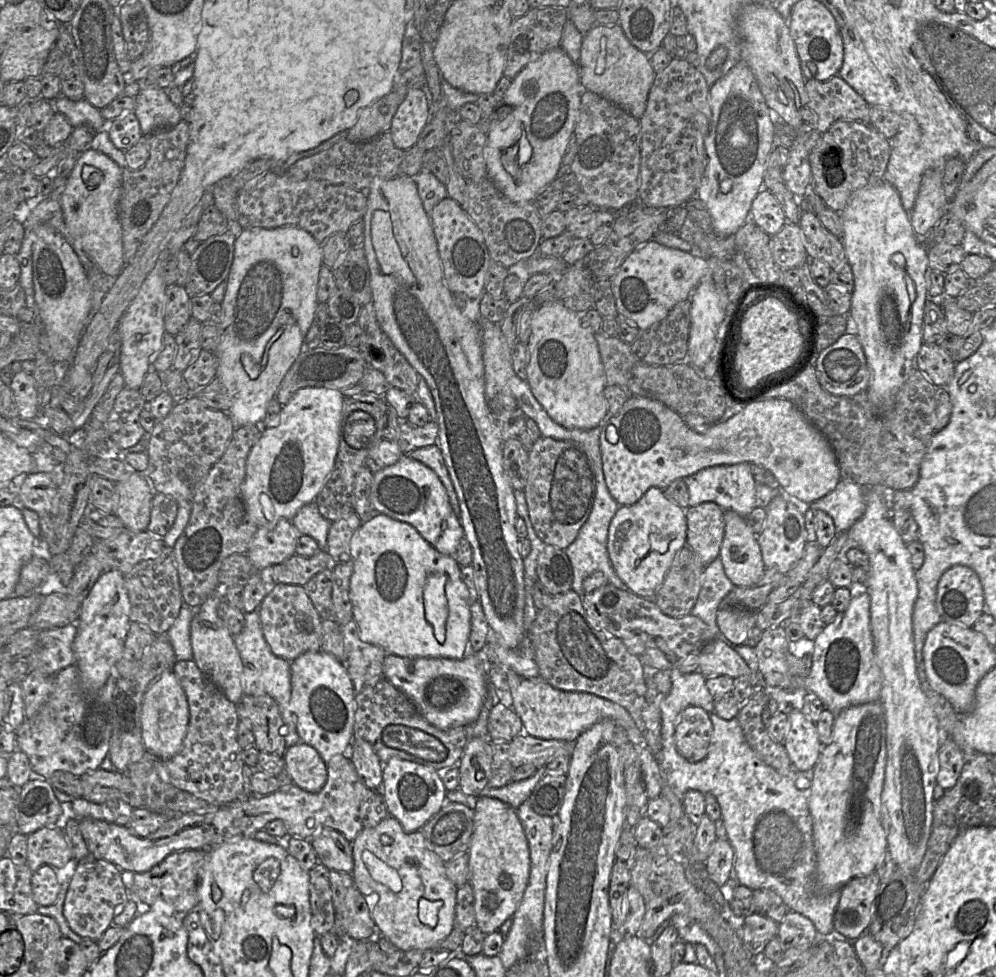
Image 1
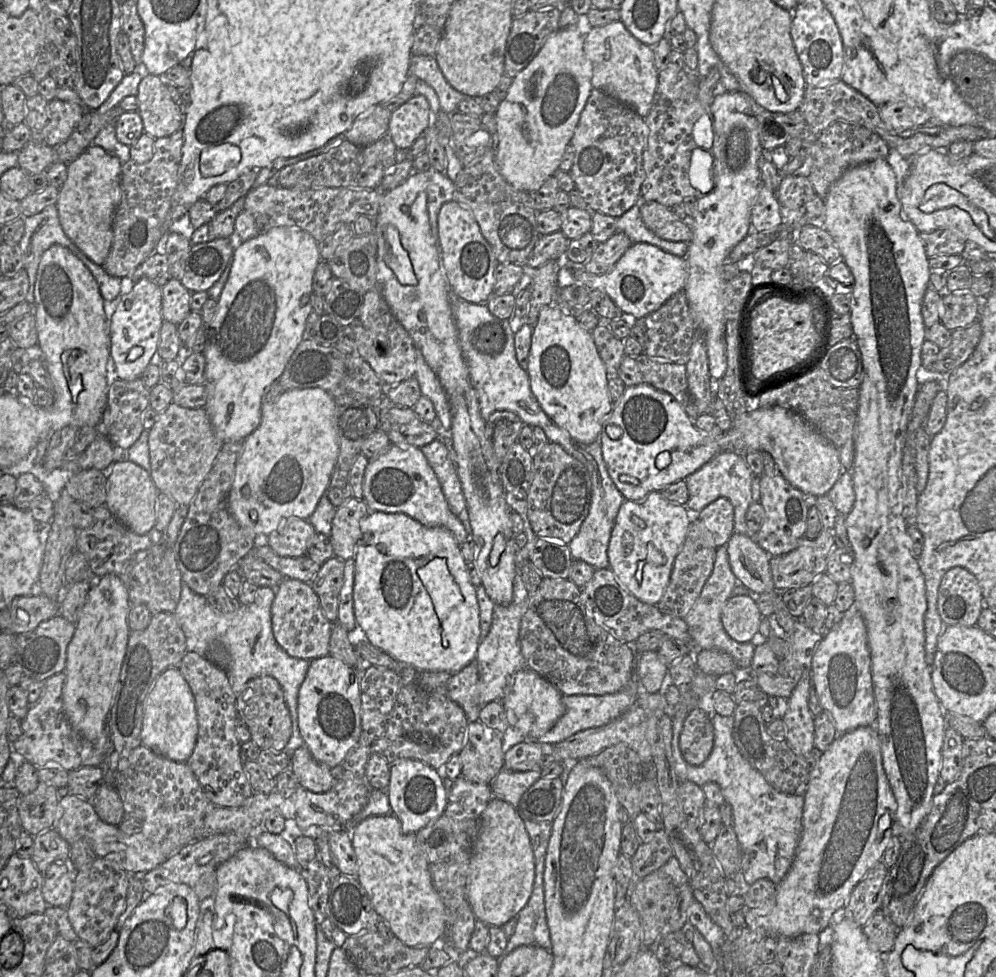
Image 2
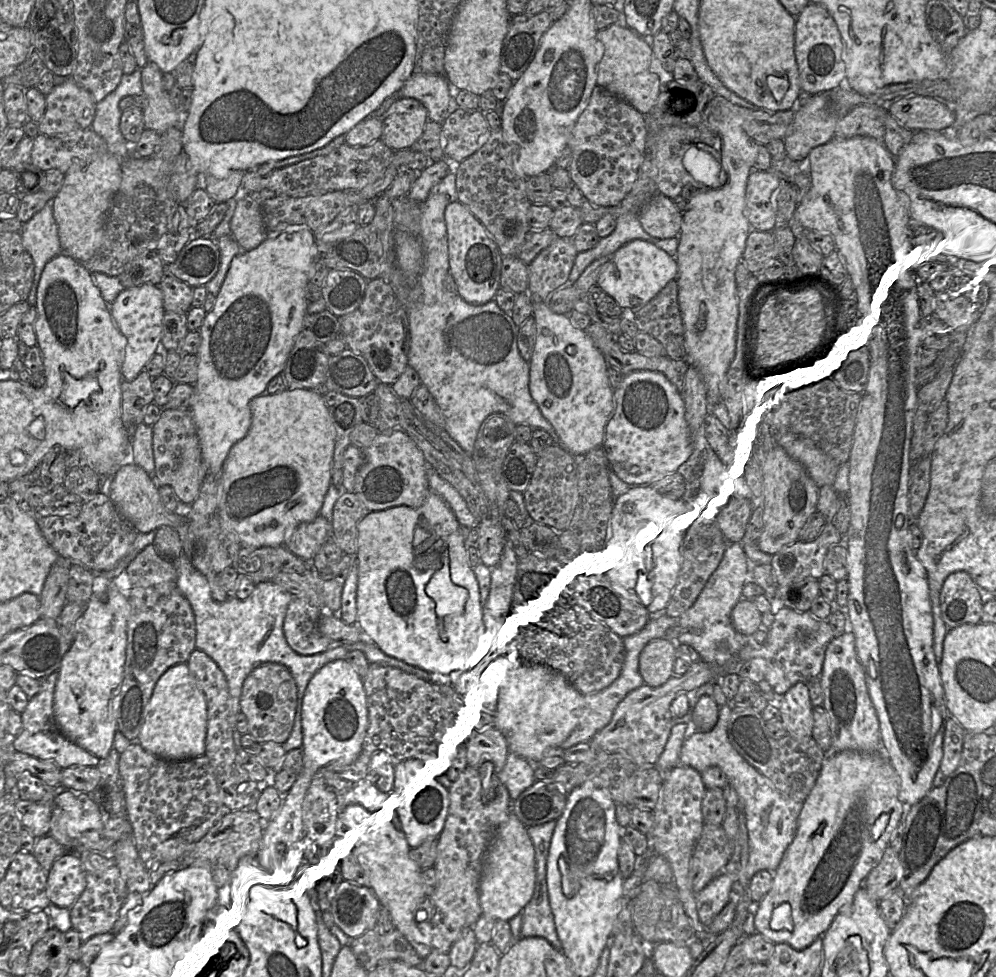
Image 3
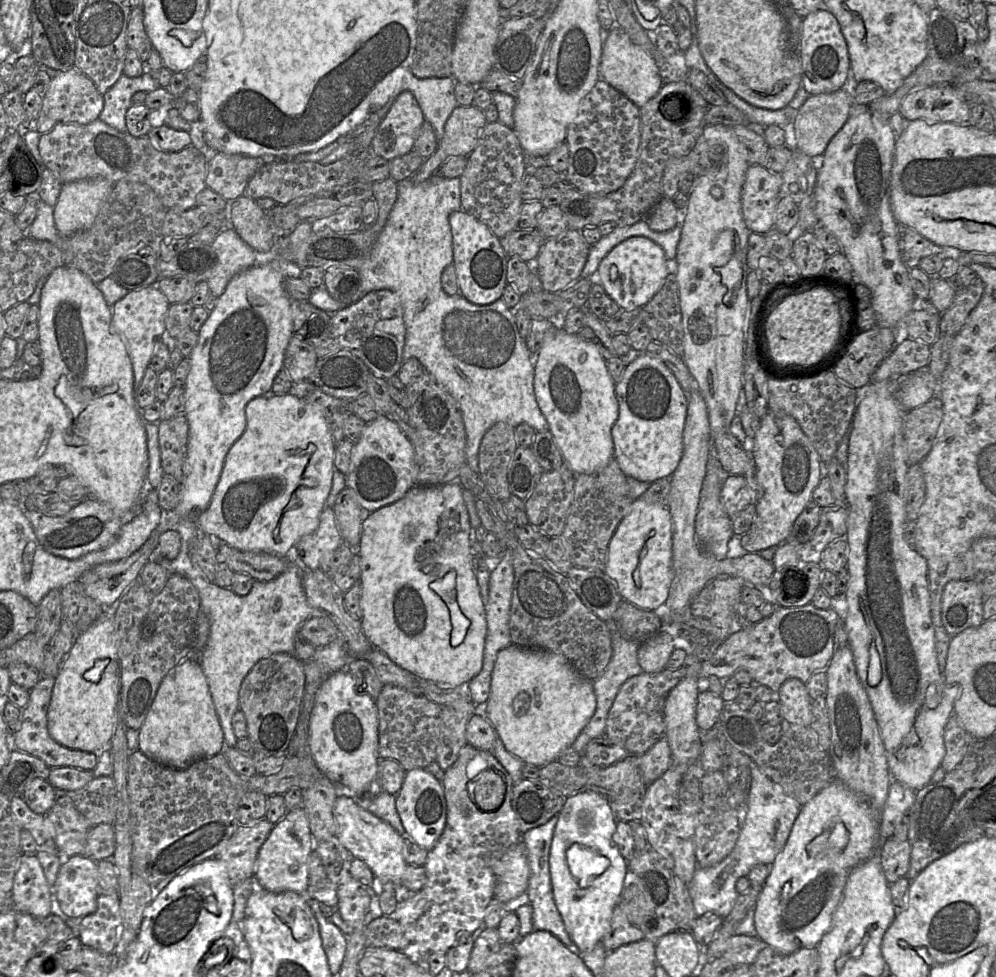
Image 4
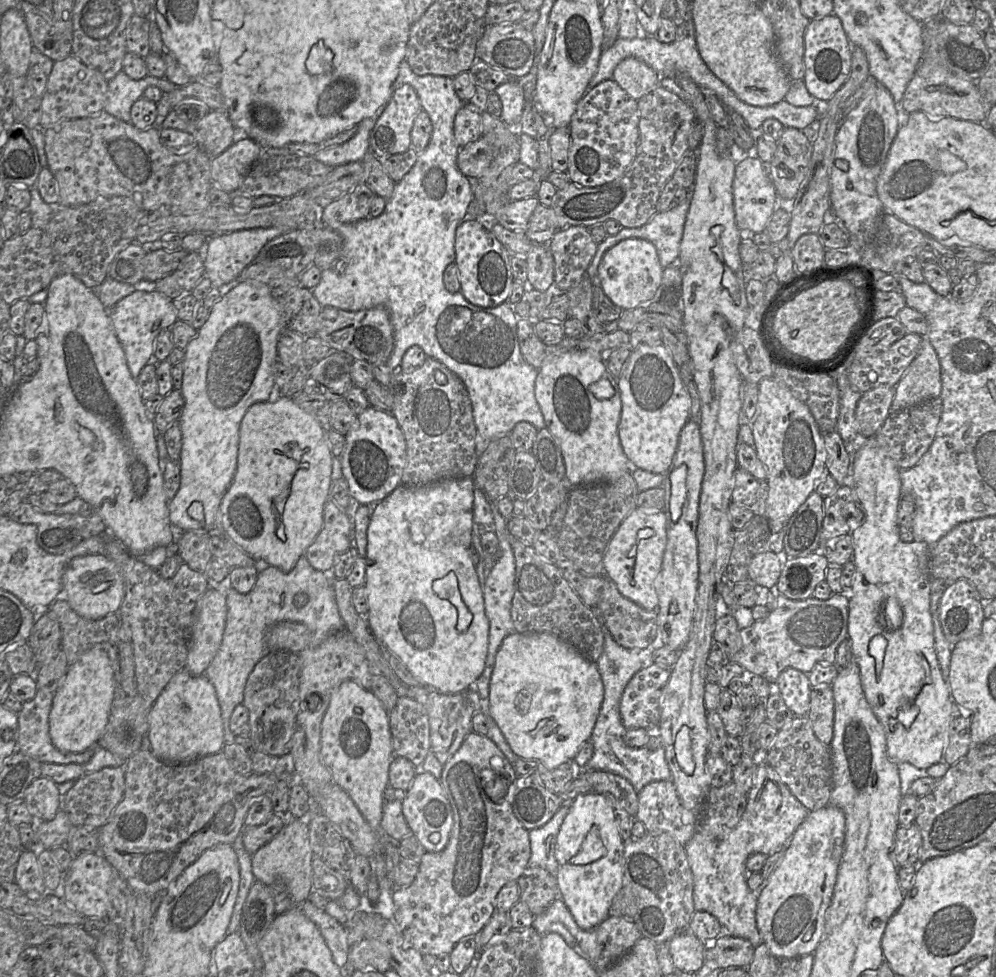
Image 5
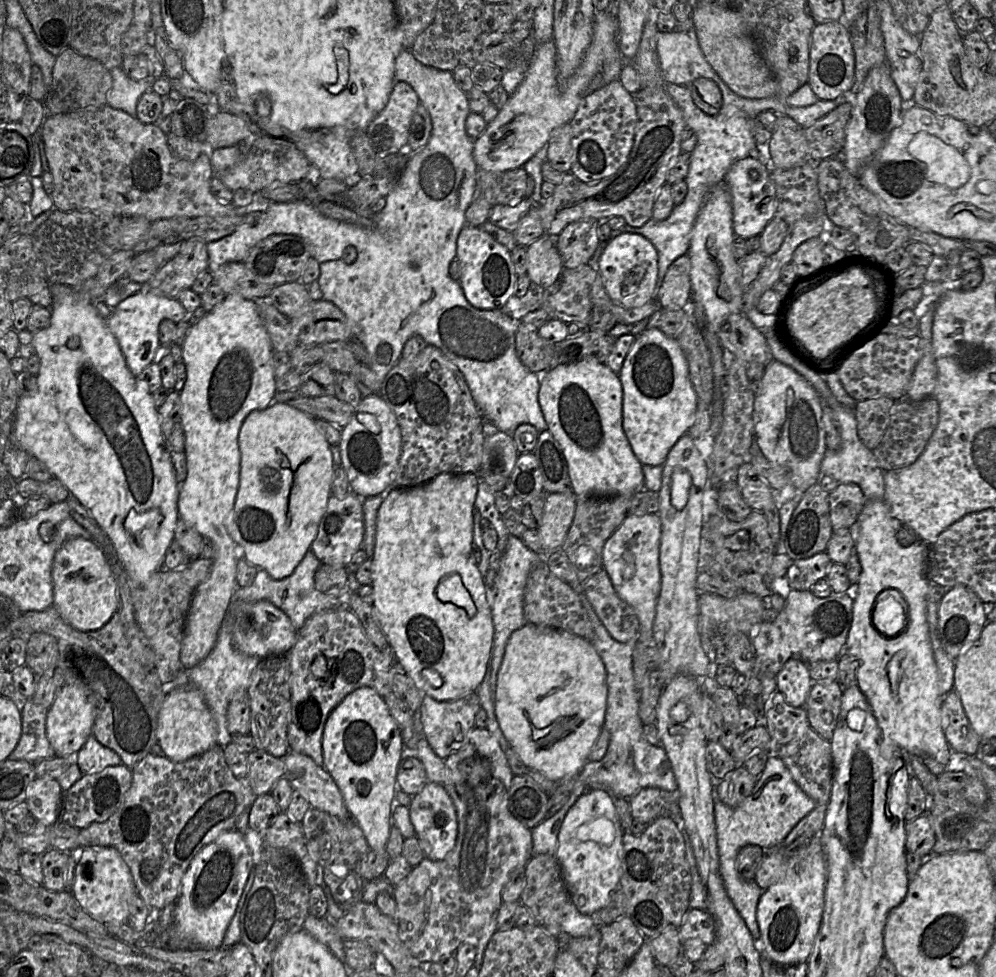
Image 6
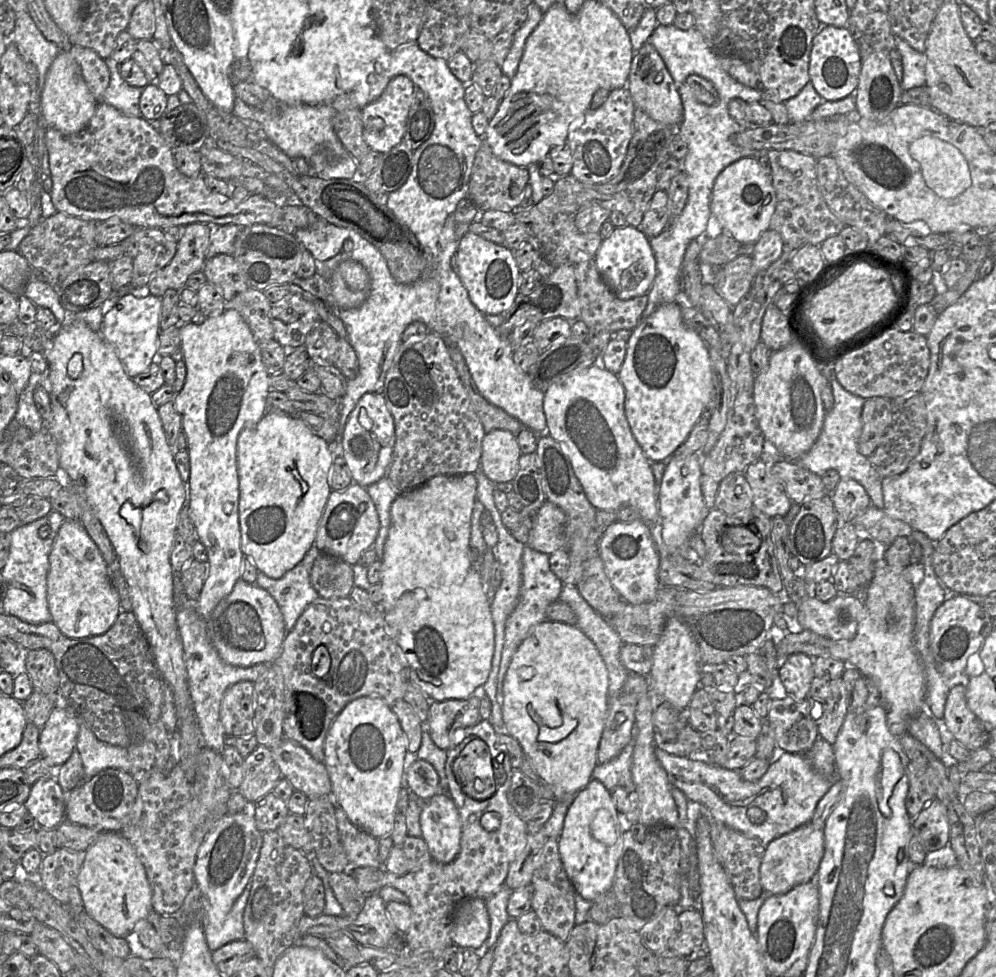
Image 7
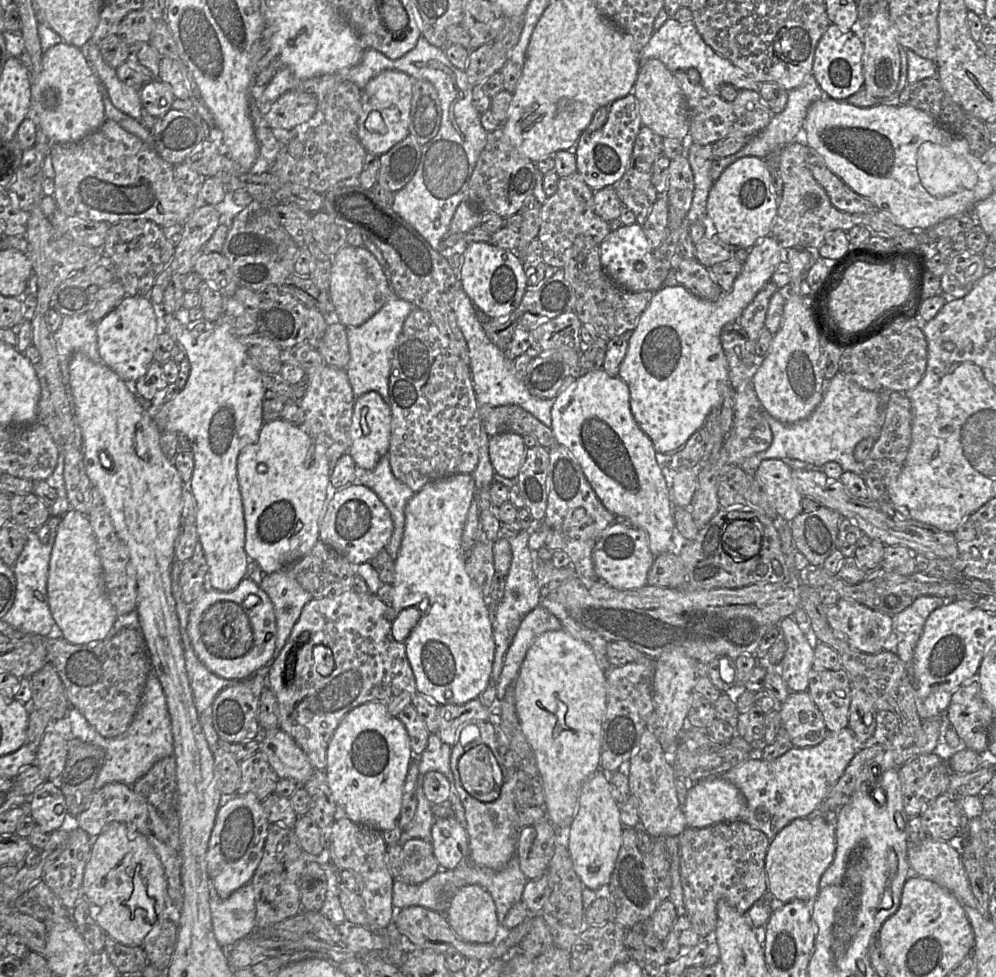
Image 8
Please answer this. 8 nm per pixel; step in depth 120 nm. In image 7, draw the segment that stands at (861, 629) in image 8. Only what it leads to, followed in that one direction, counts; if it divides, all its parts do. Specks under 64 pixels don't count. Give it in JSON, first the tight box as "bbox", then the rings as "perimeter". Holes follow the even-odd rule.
{"bbox":[797,594,865,641],"perimeter":[[[838,594],[825,603],[811,595],[797,609],[797,620],[804,630],[834,641],[851,640],[865,616],[863,600],[854,594]]]}

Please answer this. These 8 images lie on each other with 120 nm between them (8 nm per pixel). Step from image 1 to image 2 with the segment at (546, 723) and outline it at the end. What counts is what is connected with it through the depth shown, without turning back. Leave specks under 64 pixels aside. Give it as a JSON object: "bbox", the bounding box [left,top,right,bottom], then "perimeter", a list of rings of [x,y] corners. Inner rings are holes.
{"bbox":[537,653,646,744],"perimeter":[[[635,653],[635,668],[627,685],[620,691],[604,695],[563,695],[564,714],[556,724],[544,735],[537,739],[539,743],[556,744],[580,731],[604,726],[624,714],[635,702],[637,695],[646,691],[641,684],[637,671],[638,653]]]}

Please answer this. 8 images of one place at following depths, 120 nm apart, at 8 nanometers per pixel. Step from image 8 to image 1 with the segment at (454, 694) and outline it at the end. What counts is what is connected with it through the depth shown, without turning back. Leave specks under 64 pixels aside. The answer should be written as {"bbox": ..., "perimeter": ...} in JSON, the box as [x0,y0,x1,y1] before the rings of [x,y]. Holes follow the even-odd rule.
{"bbox":[349,513,471,659],"perimeter":[[[383,513],[363,521],[351,540],[349,596],[361,639],[401,657],[462,659],[471,653],[471,604],[454,556],[438,552],[410,524]]]}

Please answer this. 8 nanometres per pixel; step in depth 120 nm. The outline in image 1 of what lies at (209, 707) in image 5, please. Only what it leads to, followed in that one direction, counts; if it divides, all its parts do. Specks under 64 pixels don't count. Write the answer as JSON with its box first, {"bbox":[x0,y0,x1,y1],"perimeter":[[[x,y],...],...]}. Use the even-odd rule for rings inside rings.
{"bbox":[141,670,189,761],"perimeter":[[[173,670],[164,671],[147,689],[141,711],[142,741],[147,753],[161,761],[173,758],[182,748],[189,723],[189,705]]]}

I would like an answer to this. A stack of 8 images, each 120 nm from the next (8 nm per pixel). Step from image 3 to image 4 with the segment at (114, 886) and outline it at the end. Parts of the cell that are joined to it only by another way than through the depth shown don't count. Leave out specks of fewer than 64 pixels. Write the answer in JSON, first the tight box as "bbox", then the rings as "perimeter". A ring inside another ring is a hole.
{"bbox":[77,895,120,954],"perimeter":[[[99,895],[94,913],[81,918],[77,936],[83,946],[113,954],[120,938],[119,895]]]}

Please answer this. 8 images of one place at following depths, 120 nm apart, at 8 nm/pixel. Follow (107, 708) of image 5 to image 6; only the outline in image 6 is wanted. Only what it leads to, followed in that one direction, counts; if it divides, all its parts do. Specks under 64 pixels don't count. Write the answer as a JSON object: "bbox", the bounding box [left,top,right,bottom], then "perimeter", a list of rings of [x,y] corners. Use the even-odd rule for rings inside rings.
{"bbox":[46,684,95,757],"perimeter":[[[64,684],[53,704],[48,709],[46,719],[47,738],[57,757],[75,757],[92,734],[95,719],[94,706],[83,686]]]}

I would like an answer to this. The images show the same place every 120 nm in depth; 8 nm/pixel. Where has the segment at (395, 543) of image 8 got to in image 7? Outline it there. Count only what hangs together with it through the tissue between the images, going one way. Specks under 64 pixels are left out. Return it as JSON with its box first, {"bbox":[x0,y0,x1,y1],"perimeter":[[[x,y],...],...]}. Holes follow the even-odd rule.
{"bbox":[366,475,400,562],"perimeter":[[[387,475],[379,481],[367,486],[366,490],[375,504],[379,516],[380,528],[372,548],[376,552],[376,560],[380,560],[382,562],[384,545],[390,527],[391,505],[400,493],[398,493],[392,486]]]}

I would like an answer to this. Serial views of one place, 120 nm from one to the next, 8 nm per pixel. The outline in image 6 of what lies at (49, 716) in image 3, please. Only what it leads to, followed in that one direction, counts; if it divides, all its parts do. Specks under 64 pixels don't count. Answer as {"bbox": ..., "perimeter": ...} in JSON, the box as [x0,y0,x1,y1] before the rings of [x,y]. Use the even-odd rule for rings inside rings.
{"bbox":[9,699,56,763],"perimeter":[[[28,699],[21,712],[22,733],[16,748],[9,755],[9,760],[26,760],[38,763],[41,760],[56,757],[46,734],[48,709]]]}

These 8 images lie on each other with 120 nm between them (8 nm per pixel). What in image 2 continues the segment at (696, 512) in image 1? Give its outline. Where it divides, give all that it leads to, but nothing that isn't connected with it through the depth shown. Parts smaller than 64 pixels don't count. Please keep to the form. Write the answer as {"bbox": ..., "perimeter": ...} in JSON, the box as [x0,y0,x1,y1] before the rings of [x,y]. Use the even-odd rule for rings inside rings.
{"bbox":[693,497,734,548],"perimeter":[[[725,497],[716,499],[693,515],[711,532],[717,548],[726,545],[734,533],[734,508]]]}

